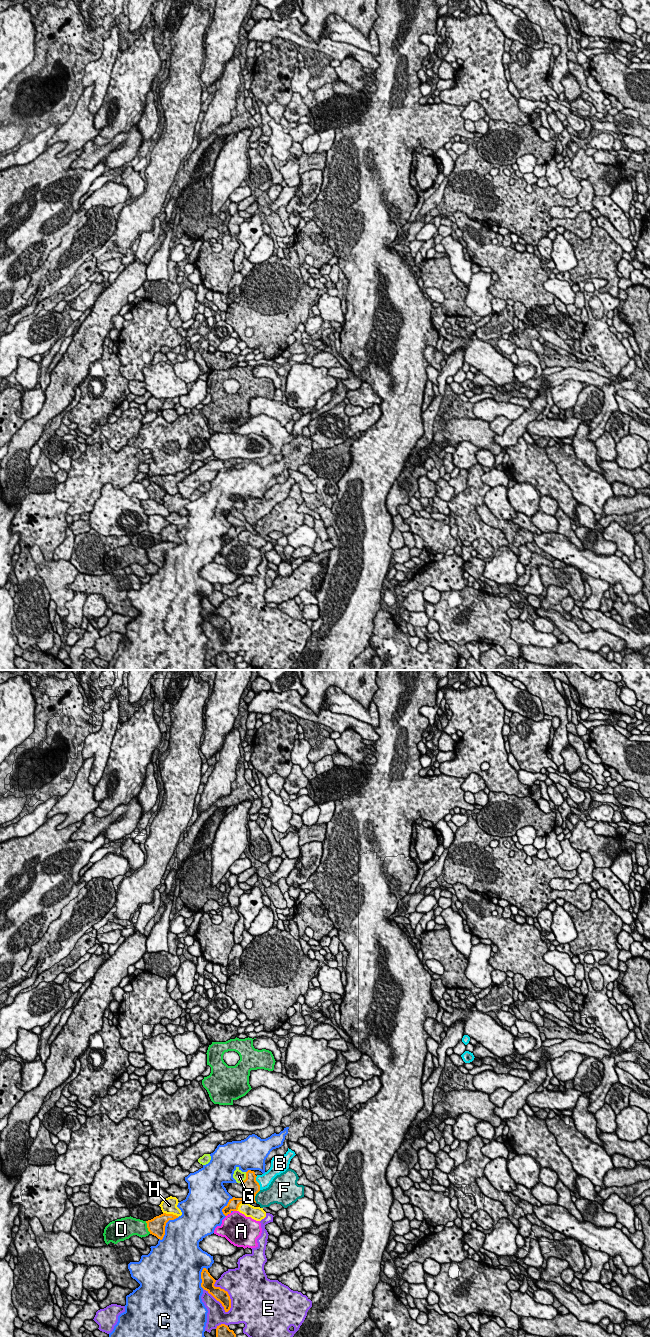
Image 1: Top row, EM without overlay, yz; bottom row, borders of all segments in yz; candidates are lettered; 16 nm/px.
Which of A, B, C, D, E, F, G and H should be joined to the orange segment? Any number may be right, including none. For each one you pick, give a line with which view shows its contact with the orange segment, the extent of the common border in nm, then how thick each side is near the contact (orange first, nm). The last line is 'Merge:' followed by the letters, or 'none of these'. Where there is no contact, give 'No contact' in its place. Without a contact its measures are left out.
B: Touches orange in yz. Shared border 240 nm. Thickness 240 nm (orange) against 220 nm
Merge: B

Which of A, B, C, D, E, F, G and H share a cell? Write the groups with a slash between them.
A / B / C / D / E / F / G / H

